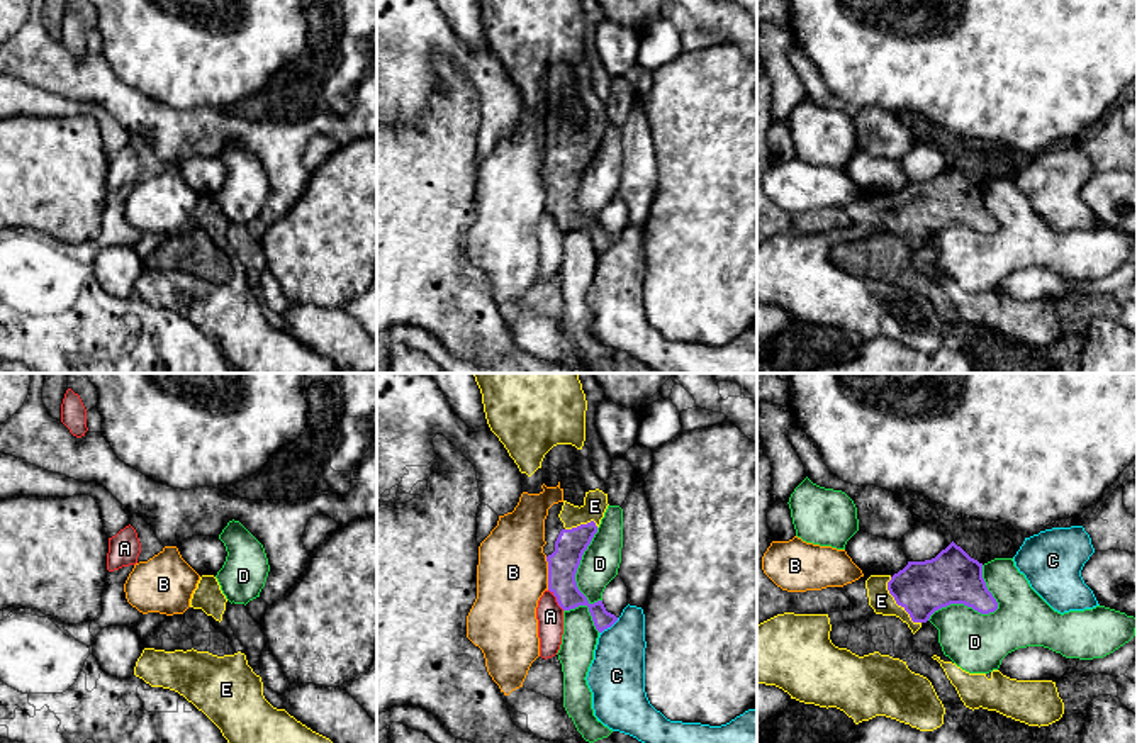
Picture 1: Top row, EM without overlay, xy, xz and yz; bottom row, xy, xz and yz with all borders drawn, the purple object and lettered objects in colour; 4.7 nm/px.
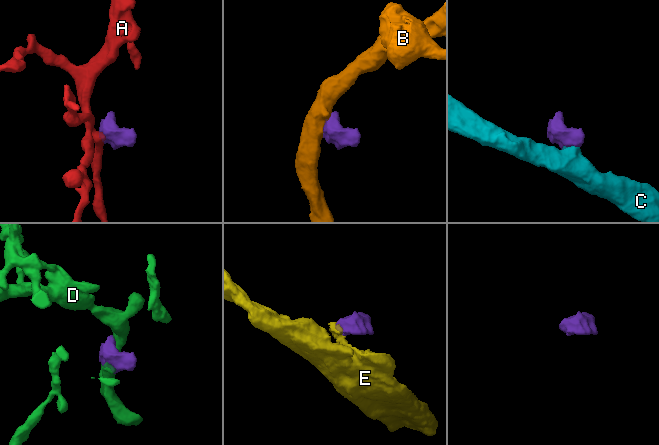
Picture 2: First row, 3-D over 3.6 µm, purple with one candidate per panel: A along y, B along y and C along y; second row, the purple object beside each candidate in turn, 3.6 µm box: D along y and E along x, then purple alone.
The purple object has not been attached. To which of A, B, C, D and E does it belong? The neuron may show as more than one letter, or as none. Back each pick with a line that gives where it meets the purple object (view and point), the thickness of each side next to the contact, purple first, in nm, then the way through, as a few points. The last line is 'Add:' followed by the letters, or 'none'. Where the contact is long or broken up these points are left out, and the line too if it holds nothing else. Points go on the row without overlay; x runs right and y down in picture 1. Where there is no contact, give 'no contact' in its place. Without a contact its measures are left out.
E: contact yz (896, 223); calibres 260 and 110 nm; way yz (922, 207), (896, 223), (881, 221)
Add: E

